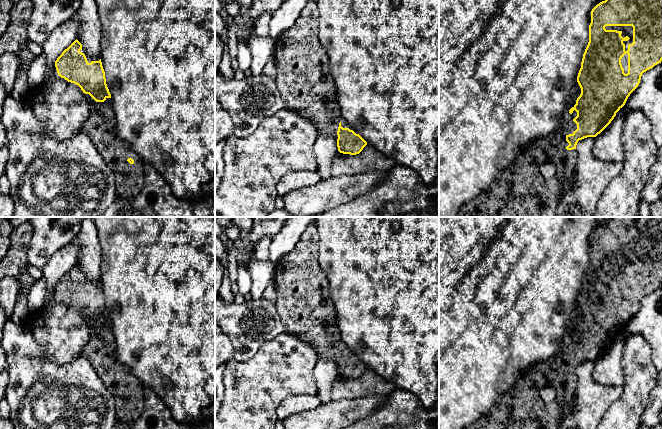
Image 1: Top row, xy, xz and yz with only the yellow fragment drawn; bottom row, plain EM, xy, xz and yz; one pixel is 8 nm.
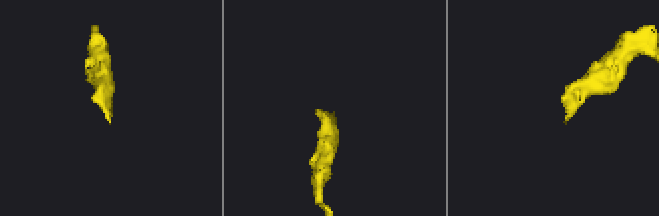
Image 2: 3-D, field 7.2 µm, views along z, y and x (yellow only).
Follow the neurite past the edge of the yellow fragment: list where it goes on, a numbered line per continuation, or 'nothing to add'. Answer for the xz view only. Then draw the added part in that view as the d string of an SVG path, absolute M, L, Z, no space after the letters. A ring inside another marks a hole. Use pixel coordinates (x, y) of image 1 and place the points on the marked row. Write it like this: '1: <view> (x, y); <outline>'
1: xz (304, 79); M310 0L302 9L301 14L294 25L284 31L276 40L273 55L277 68L276 84L284 99L286 106L292 111L304 111L315 125L319 135L333 136L338 139L337 131L341 125L358 134L342 117L337 101L337 91L332 77L328 56L323 49L318 36L319 10L316 0Z

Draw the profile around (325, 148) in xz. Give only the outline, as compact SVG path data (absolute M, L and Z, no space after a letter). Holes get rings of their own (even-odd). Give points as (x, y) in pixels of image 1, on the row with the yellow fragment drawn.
M319 135L314 145L314 152L320 178L328 179L331 177L332 160L339 152L337 140L333 136Z

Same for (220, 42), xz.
M215 35L215 73L219 72L219 65L223 52L226 50L225 36Z

